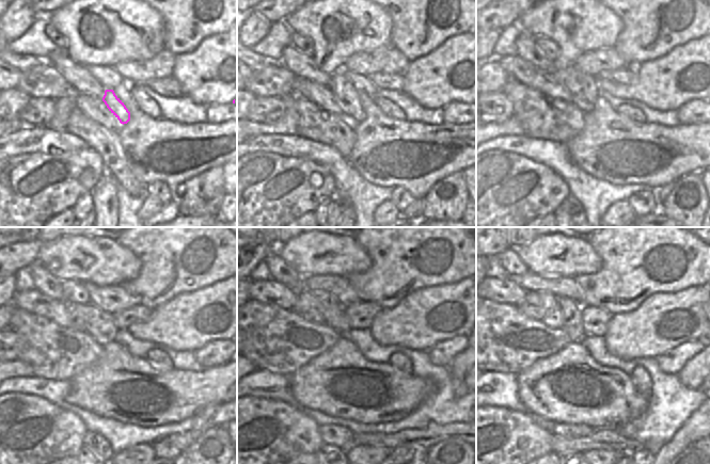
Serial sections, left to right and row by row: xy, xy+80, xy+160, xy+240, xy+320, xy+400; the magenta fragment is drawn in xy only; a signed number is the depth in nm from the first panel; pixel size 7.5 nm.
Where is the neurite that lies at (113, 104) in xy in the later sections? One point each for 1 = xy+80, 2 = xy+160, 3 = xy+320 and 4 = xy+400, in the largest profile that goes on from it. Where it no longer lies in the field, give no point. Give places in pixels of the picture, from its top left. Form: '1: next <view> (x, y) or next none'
1: next xy+80 (347, 95)
2: next xy+160 (583, 88)
3: next xy+320 (306, 301)
4: next xy+400 (536, 305)

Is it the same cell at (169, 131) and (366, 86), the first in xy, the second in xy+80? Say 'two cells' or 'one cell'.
two cells

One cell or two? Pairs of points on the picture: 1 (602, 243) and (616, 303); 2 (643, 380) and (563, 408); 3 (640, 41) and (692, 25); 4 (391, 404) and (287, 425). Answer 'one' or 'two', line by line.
1: one
2: two
3: one
4: two

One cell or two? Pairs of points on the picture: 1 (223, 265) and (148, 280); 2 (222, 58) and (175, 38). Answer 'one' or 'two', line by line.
1: one
2: two

